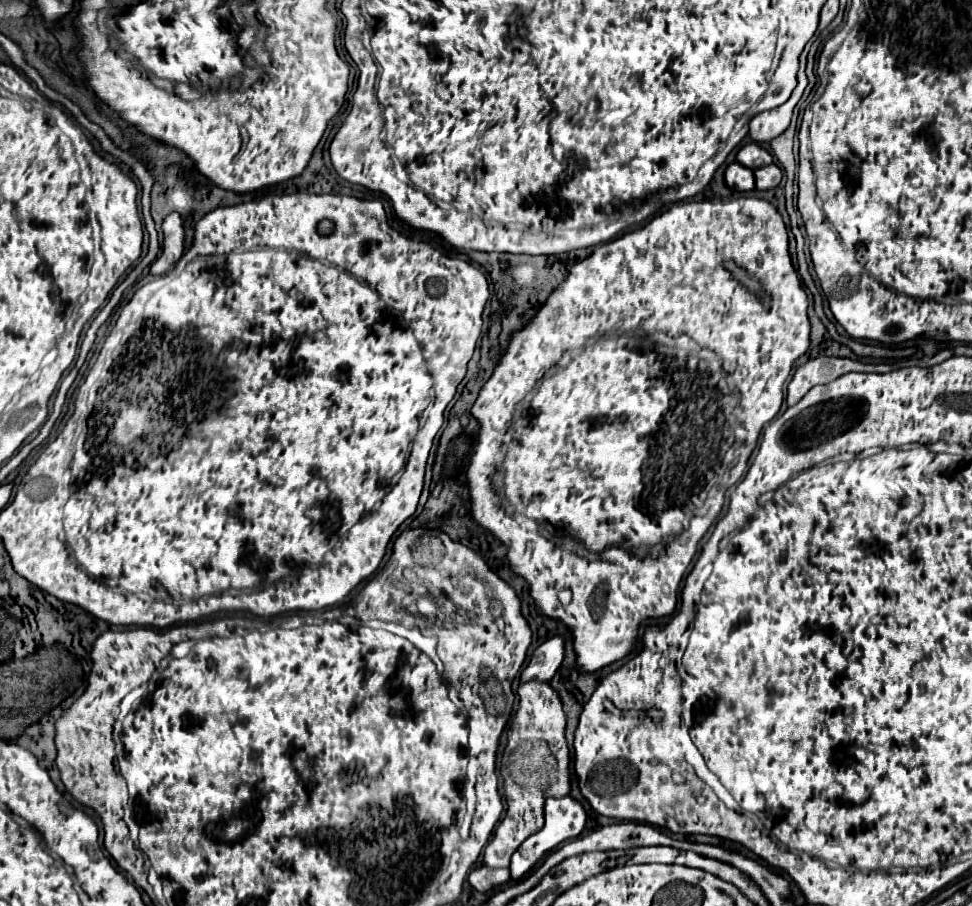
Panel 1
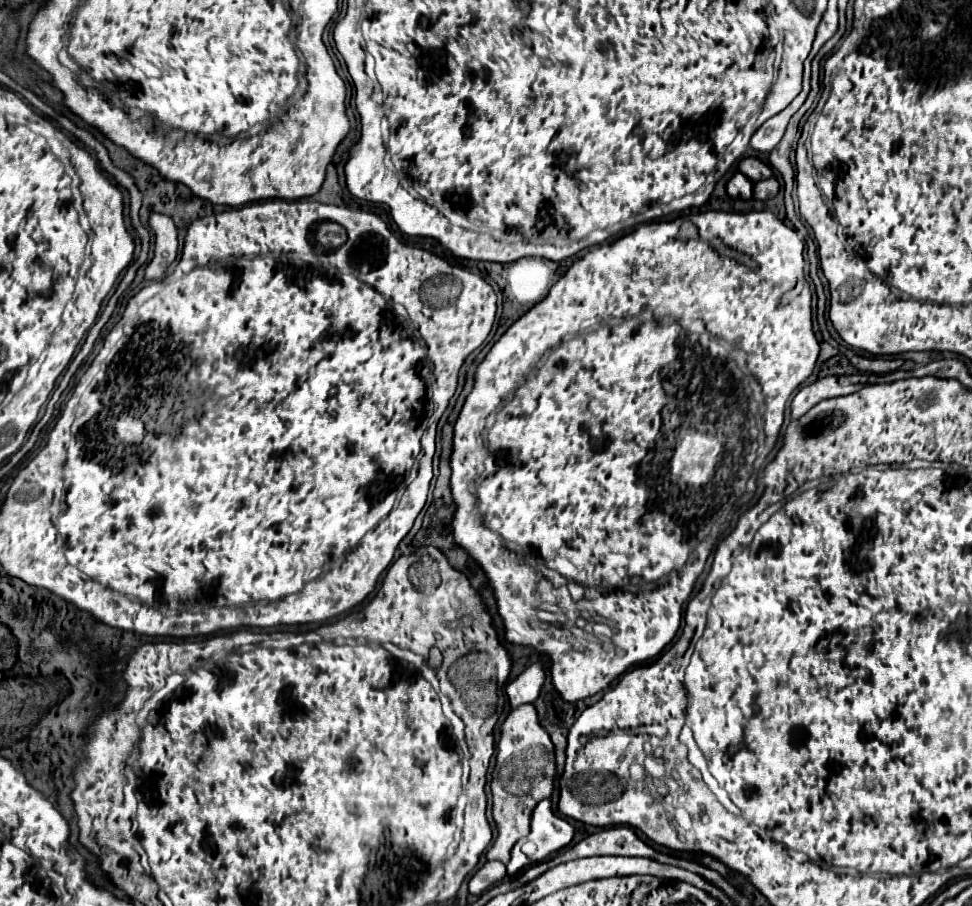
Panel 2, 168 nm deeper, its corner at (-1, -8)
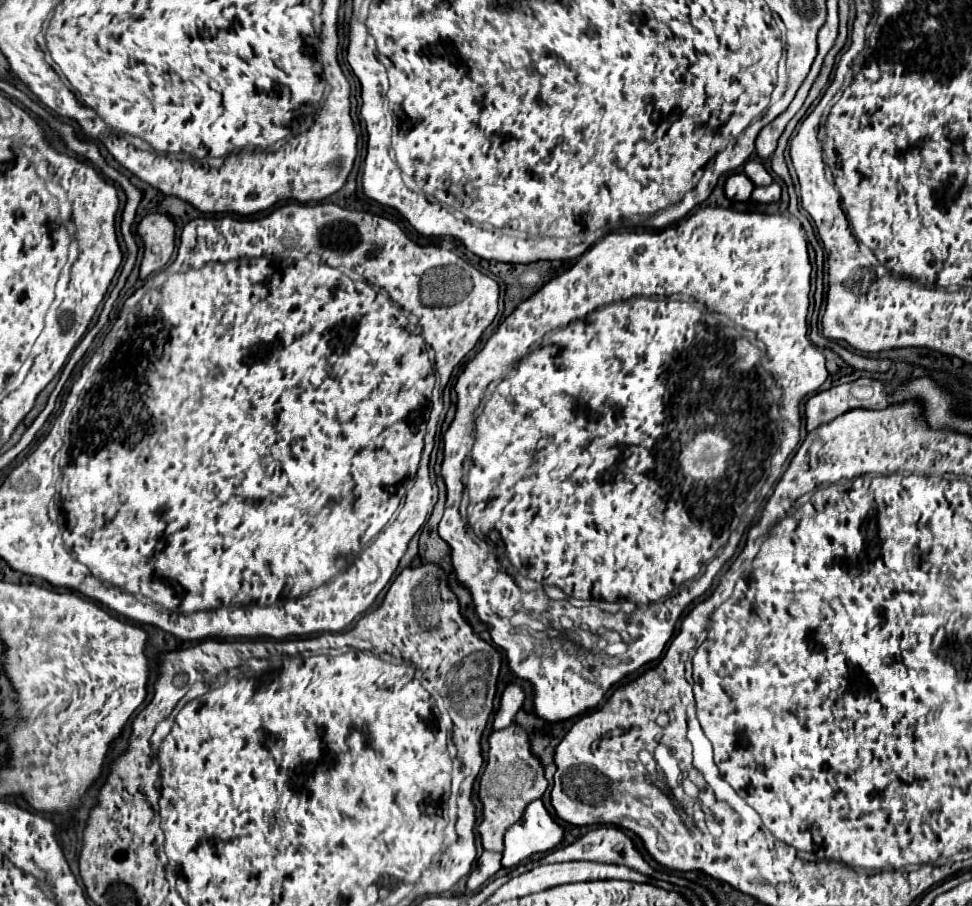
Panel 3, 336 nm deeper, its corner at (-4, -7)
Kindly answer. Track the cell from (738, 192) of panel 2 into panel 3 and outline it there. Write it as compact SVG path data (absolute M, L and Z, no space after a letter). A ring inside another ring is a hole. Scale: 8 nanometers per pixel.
M735 173L725 181L725 195L731 201L747 201L751 197L753 183L745 177L745 173Z

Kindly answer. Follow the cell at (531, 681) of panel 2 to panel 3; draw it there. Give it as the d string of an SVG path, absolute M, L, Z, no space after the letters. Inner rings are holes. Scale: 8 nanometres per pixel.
M509 685L503 695L501 695L501 701L499 701L499 709L495 713L495 719L493 719L493 731L497 729L503 729L507 725L513 723L513 717L515 713L521 709L525 701L525 693L519 685Z

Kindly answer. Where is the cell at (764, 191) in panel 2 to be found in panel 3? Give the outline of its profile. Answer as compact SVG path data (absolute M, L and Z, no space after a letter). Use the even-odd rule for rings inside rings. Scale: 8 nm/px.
M771 183L769 187L755 187L751 199L757 203L773 203L779 201L781 197L781 187L777 183Z

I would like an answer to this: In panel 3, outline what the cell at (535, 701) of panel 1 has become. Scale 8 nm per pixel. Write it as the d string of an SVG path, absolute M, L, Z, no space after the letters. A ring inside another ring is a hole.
M509 725L505 729L493 731L489 735L489 753L487 765L479 779L479 801L483 805L483 821L477 831L481 835L483 847L491 851L503 851L503 835L515 823L525 807L539 799L547 789L547 781L543 777L543 767L539 759L531 753L527 733L519 725Z

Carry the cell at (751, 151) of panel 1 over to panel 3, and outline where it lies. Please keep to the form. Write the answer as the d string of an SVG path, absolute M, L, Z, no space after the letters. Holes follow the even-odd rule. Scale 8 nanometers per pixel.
M747 161L745 167L743 167L743 171L745 171L745 175L753 181L755 187L757 187L757 185L771 185L771 183L773 183L771 175L765 171L763 163L759 163L759 161Z

